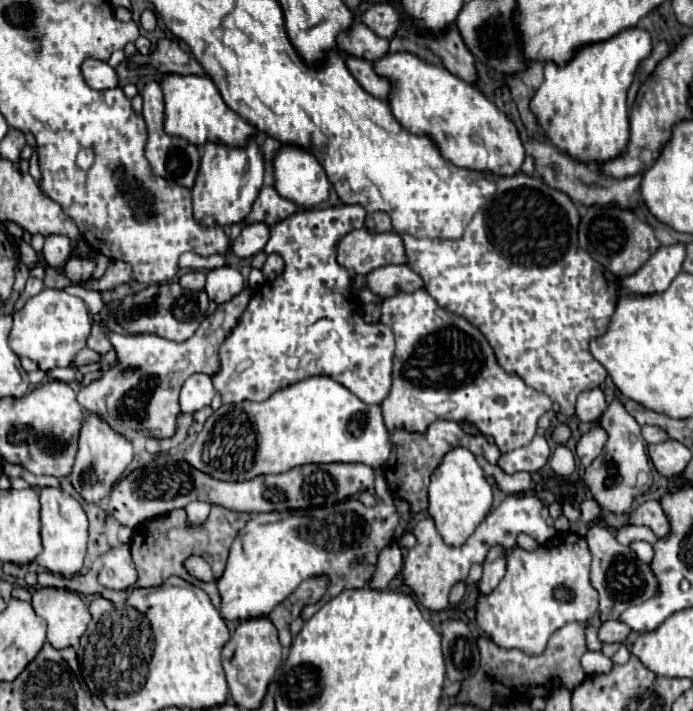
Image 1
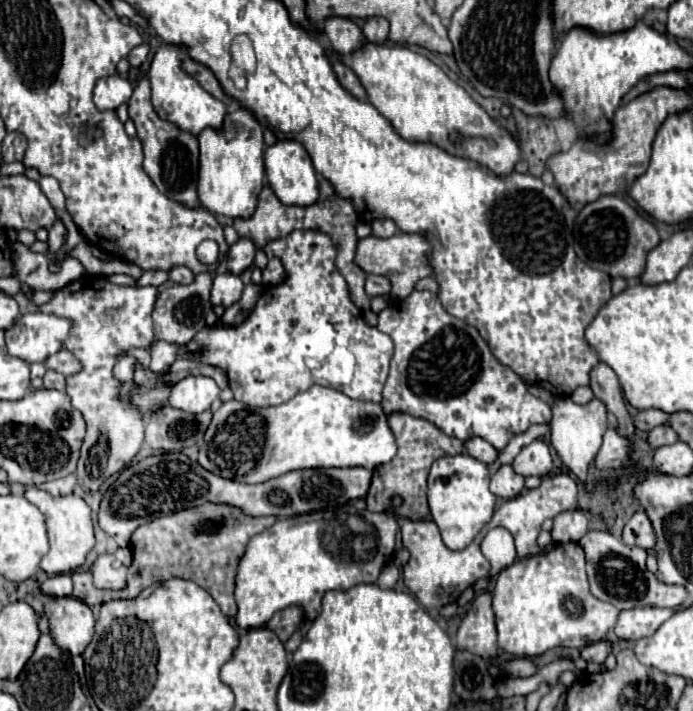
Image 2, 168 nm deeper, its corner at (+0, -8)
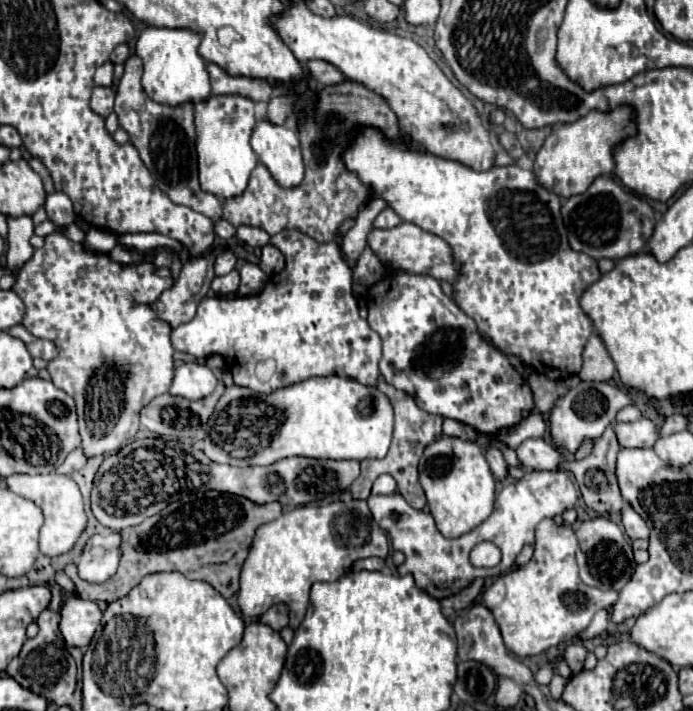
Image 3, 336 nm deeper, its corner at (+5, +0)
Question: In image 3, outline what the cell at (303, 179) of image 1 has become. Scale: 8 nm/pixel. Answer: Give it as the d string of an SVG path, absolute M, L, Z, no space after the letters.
M261 120L253 130L251 146L279 186L295 188L303 182L305 168L297 132Z

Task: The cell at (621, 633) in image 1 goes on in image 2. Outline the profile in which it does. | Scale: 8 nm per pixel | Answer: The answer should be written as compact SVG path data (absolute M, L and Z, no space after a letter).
M608 642L588 644L588 646L582 648L582 652L580 652L580 656L582 656L586 662L598 662L598 664L602 664L608 654L610 654L610 644L608 644Z

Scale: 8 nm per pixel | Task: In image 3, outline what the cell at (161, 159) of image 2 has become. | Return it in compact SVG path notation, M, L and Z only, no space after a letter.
M129 56L125 62L125 74L117 86L115 112L119 116L119 126L127 130L131 144L137 148L143 164L151 172L155 186L165 192L175 204L193 208L195 212L205 214L213 222L221 220L223 206L221 200L213 194L207 194L199 188L197 180L197 152L195 152L195 126L193 126L193 104L181 106L163 106L147 98L141 86L143 64L139 56Z

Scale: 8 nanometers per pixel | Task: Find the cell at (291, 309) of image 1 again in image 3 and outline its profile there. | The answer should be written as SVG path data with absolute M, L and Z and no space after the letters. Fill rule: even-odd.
M283 230L271 236L271 242L285 256L285 270L271 276L263 292L245 298L203 298L197 316L177 326L171 332L171 344L177 352L191 354L195 358L207 358L211 354L221 354L227 362L227 368L233 374L237 386L251 388L259 394L271 394L279 388L303 382L313 376L345 376L359 380L359 384L375 386L379 380L379 358L381 358L381 340L359 316L357 300L351 292L351 268L341 260L339 248L331 244L319 244L299 230ZM259 360L273 360L273 374L269 380L259 380L255 366Z

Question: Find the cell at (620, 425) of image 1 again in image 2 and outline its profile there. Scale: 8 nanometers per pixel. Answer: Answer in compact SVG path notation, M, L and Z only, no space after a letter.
M598 362L592 372L590 372L590 388L594 392L596 398L604 400L604 404L608 406L608 412L616 414L618 418L618 432L622 436L628 436L632 438L632 432L634 432L634 422L630 418L630 414L626 412L626 406L624 406L624 398L622 398L622 388L620 388L620 380L616 376L616 372L604 364L604 362Z

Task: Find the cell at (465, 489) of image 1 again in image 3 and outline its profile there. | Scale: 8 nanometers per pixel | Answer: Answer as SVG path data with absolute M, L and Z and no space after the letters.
M443 436L429 444L419 462L419 482L427 496L427 506L439 532L447 538L459 538L479 526L495 502L495 478L485 454L475 442Z

